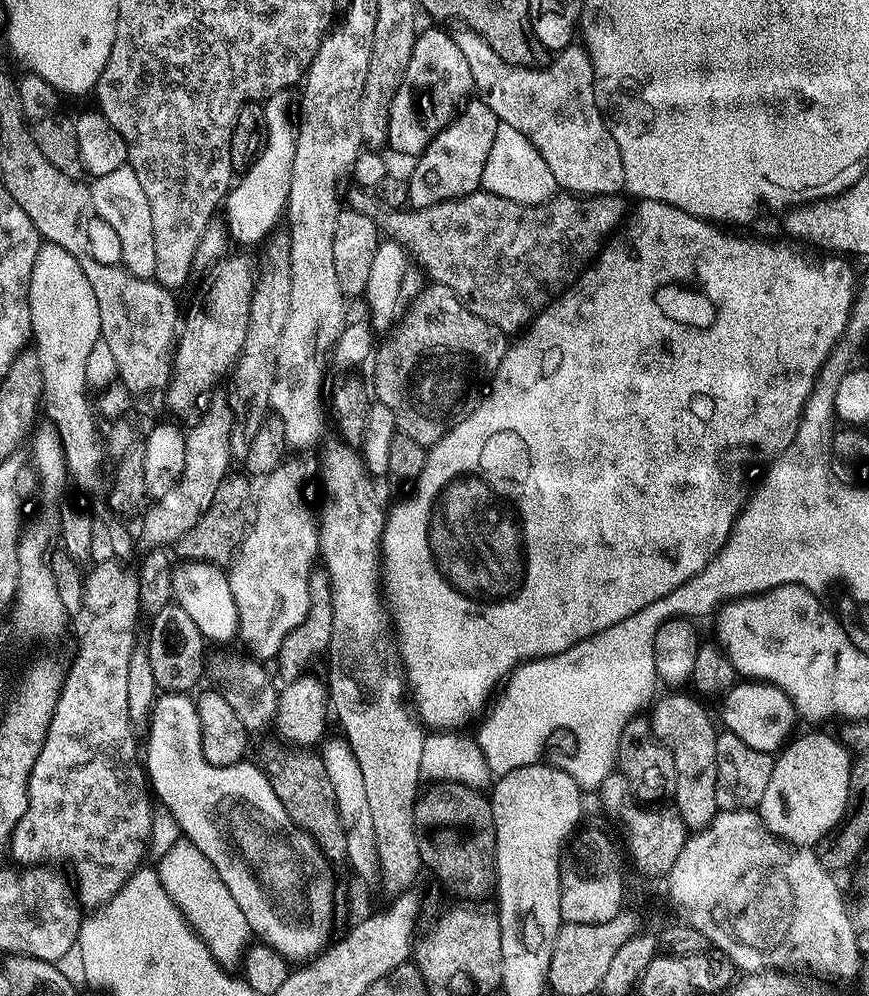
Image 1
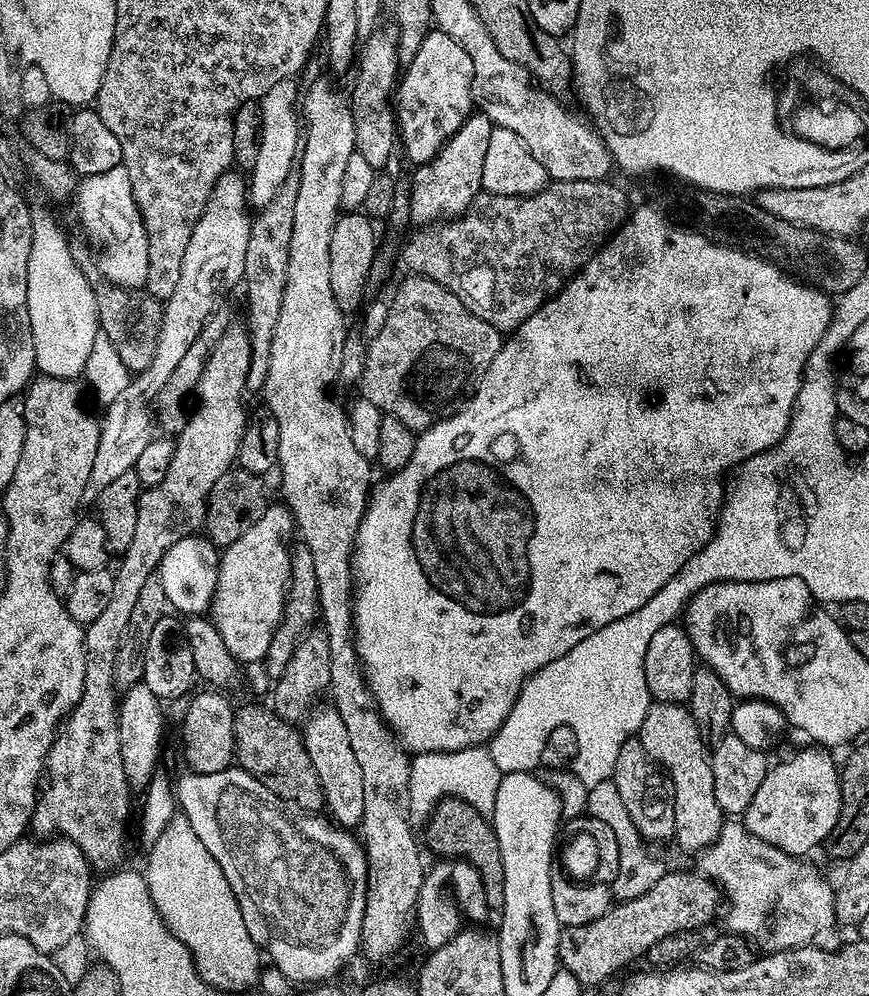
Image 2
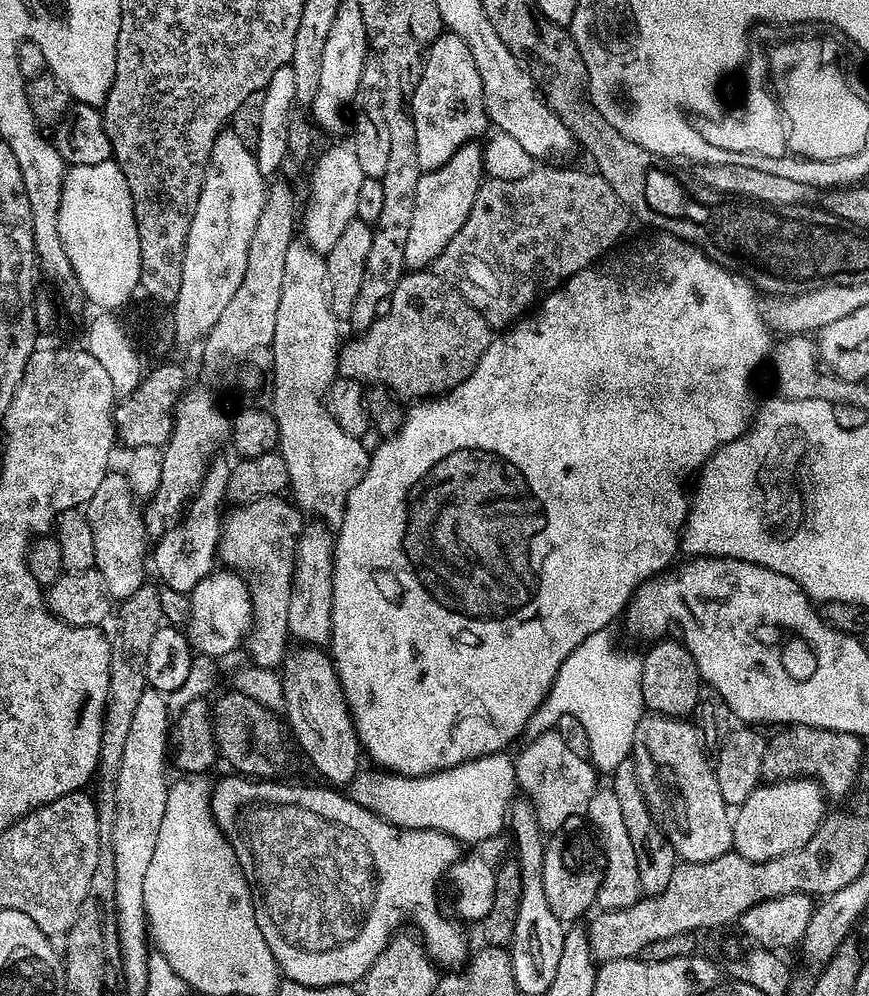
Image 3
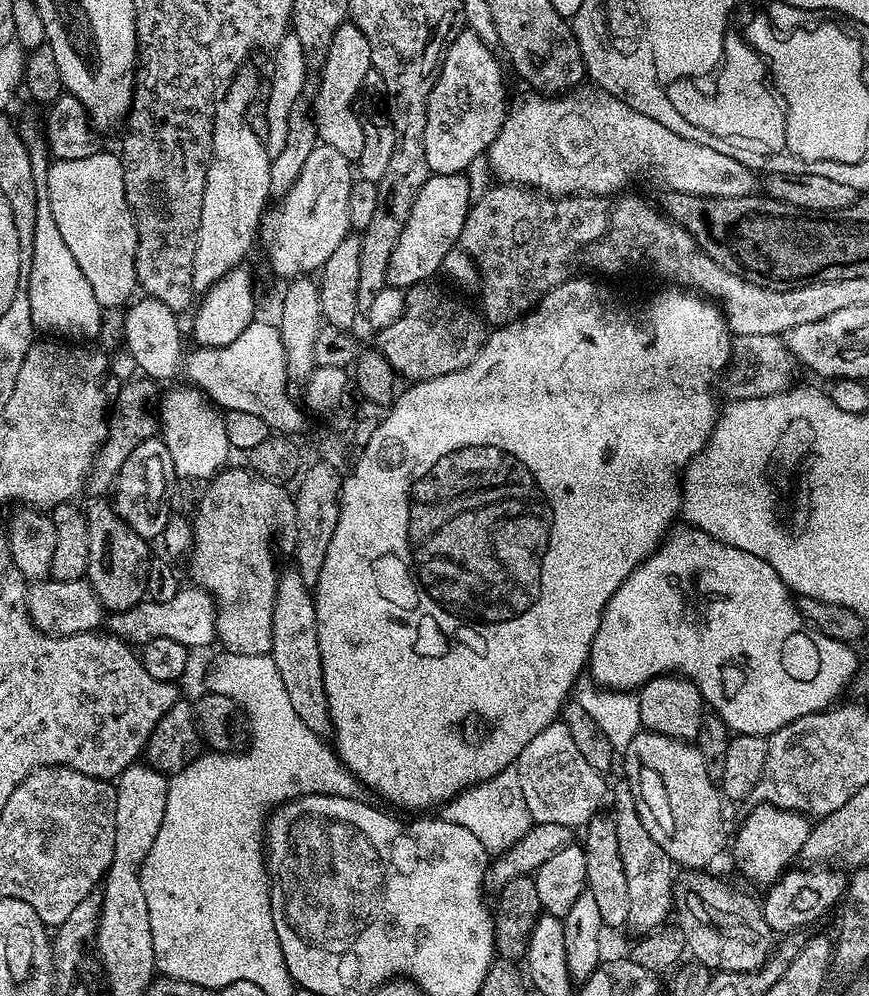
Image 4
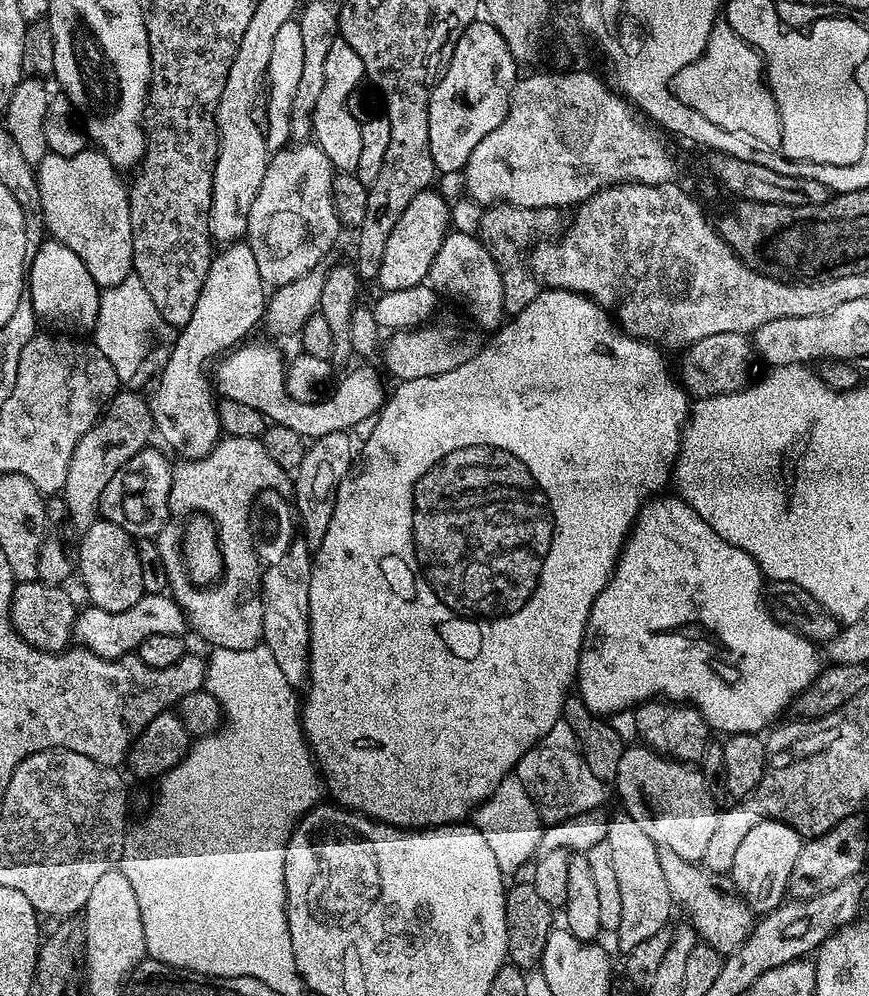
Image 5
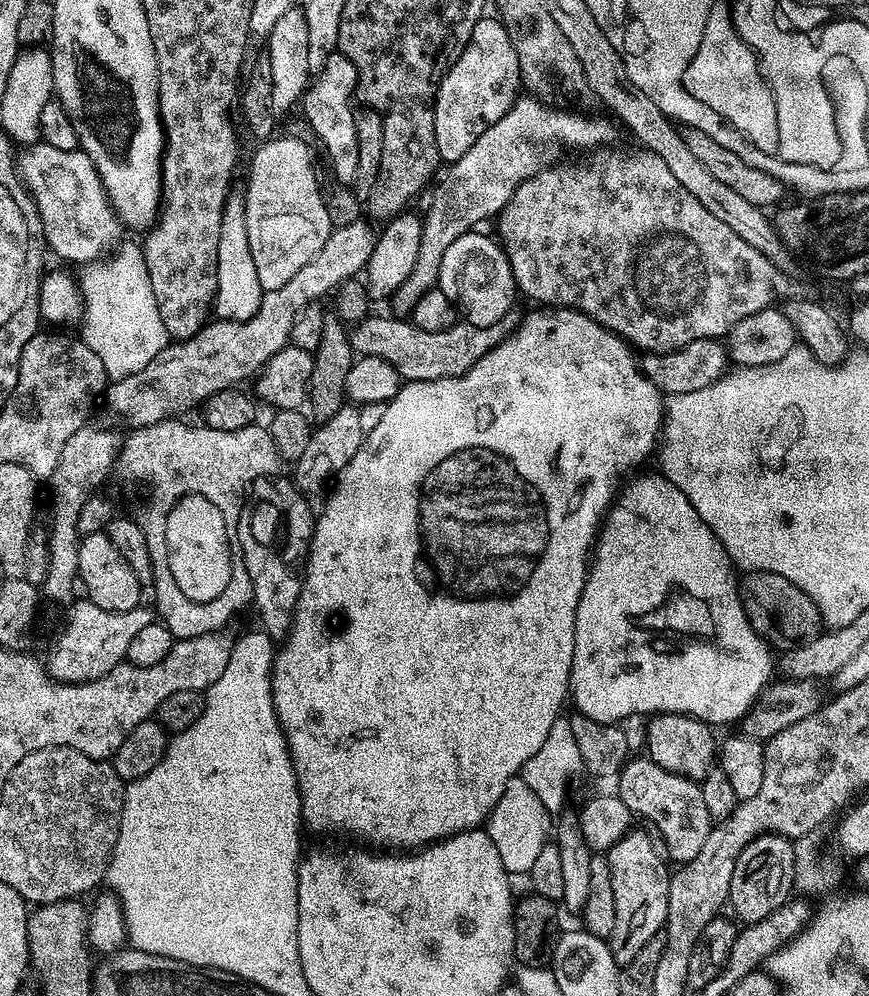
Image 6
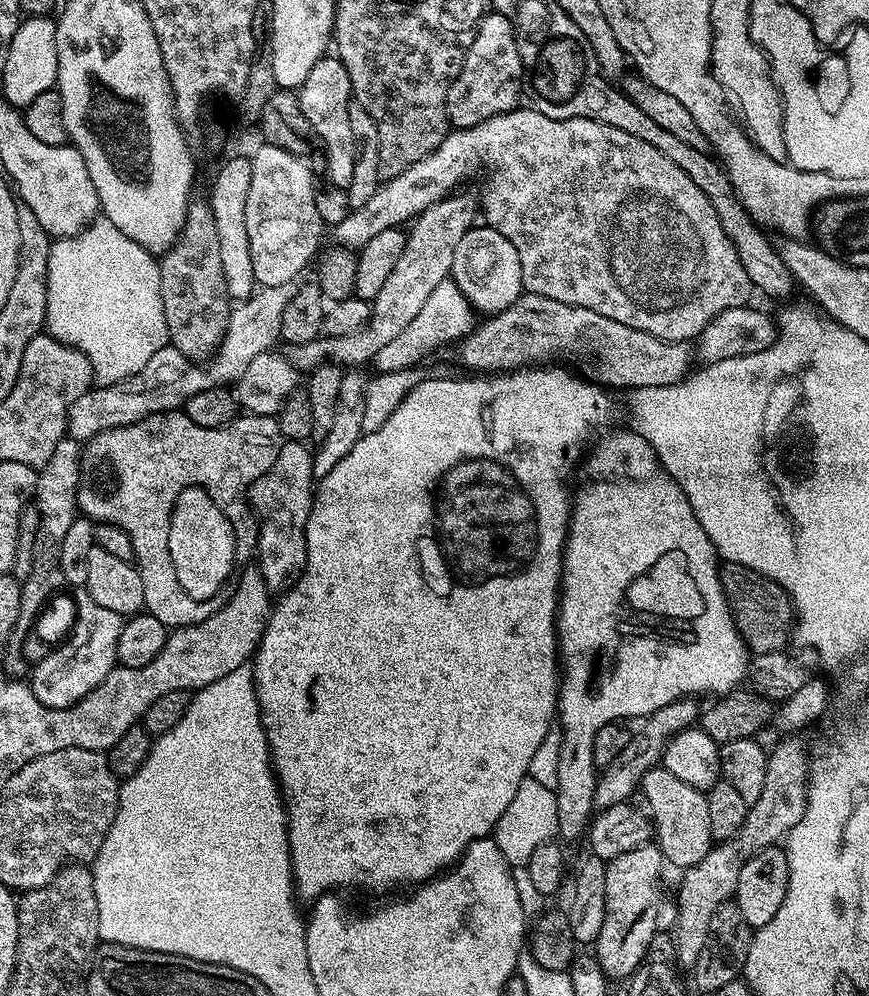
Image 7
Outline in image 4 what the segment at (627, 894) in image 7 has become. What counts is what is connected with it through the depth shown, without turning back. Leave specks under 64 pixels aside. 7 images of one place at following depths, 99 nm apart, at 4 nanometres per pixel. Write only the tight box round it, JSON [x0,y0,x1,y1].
[610,782,674,930]

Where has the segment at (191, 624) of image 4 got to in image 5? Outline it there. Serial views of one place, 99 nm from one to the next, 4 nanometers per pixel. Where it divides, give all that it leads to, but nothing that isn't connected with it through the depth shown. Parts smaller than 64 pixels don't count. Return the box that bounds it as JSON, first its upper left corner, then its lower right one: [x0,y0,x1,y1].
[74,594,186,660]

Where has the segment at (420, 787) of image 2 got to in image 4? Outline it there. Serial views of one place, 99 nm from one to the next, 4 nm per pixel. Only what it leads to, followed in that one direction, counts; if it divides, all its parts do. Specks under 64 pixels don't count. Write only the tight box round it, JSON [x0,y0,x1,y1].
[442,767,533,854]

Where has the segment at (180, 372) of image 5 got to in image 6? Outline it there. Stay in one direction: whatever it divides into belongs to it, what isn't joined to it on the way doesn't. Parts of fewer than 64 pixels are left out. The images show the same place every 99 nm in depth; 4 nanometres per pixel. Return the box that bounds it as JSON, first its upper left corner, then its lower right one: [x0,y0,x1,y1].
[214,191,264,320]

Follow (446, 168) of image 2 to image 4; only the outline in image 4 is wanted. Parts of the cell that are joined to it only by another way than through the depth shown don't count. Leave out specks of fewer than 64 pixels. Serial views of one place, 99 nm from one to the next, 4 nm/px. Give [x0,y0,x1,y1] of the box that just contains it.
[388,175,470,288]

